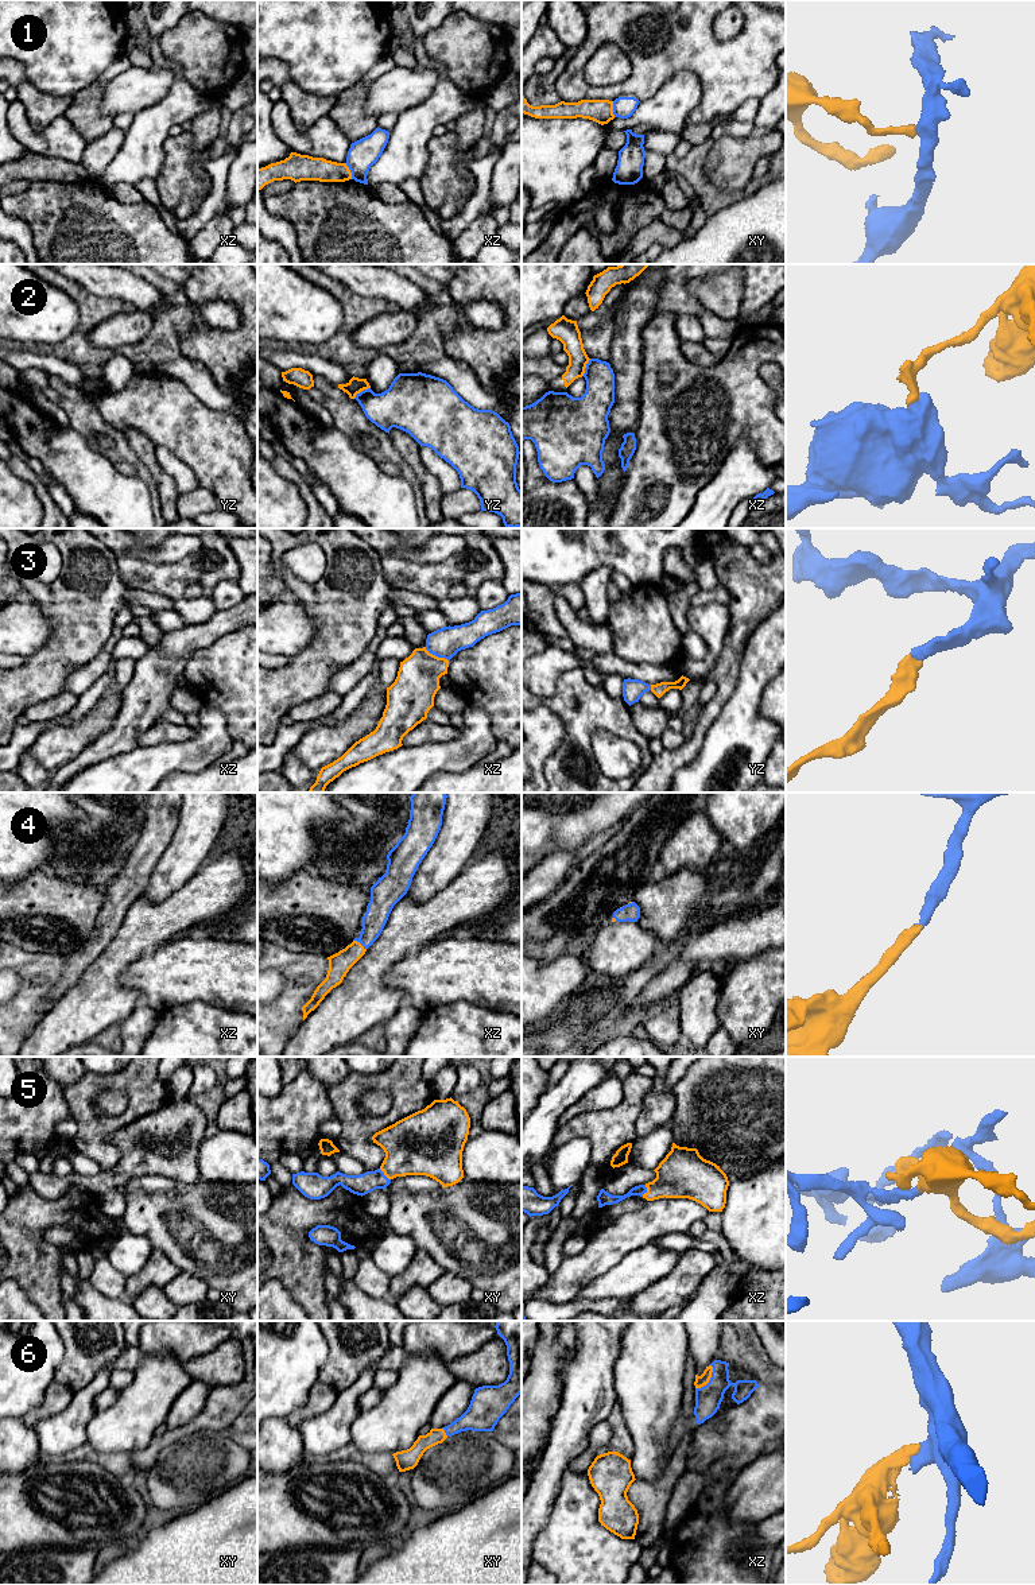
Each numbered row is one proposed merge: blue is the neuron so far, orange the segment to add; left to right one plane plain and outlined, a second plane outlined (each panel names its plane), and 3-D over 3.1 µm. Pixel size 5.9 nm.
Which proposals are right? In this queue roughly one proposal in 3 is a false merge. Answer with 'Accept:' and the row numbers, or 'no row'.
Accept: 3, 4, 5, 6

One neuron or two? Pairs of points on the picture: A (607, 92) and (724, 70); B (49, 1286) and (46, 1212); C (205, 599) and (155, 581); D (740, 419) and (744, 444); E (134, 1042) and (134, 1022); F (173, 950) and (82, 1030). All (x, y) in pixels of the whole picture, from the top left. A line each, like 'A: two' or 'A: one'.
A: one
B: one
C: one
D: two
E: one
F: two

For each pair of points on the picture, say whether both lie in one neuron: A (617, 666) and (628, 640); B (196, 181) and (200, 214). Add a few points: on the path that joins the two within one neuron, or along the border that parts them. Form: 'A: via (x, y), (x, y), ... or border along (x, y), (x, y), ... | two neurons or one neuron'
A: border along (612, 650), (627, 661), (652, 663) | two neurons
B: border along (208, 194), (194, 212) | two neurons

